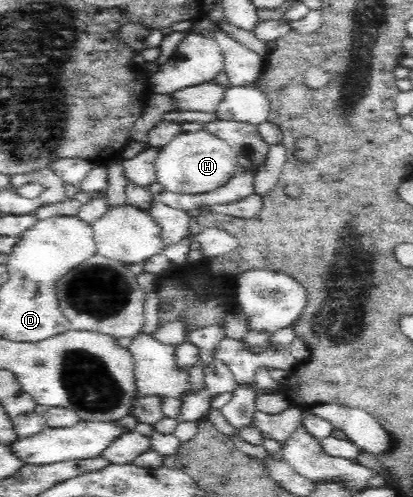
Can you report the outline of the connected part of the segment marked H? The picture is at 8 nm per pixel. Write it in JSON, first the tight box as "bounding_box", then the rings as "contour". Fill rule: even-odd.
{"bounding_box":[155,131,238,194],"contour":[[[206,131],[180,133],[166,148],[158,152],[155,161],[157,181],[165,191],[199,194],[214,191],[228,183],[238,170],[236,153],[225,141]]]}

